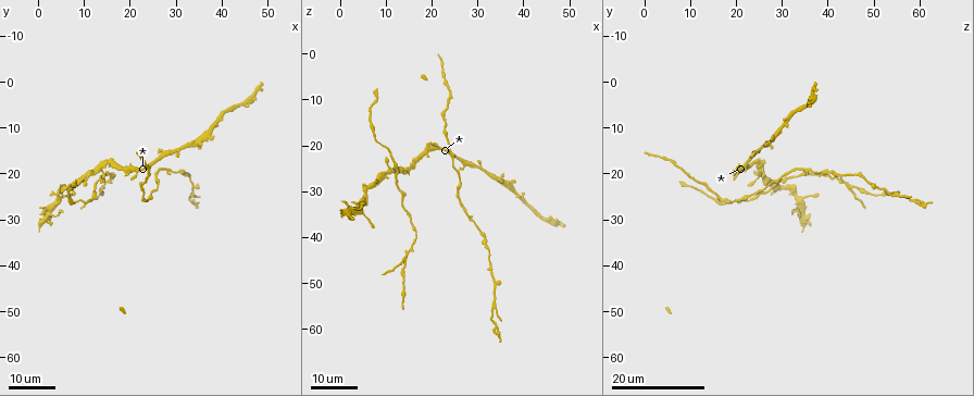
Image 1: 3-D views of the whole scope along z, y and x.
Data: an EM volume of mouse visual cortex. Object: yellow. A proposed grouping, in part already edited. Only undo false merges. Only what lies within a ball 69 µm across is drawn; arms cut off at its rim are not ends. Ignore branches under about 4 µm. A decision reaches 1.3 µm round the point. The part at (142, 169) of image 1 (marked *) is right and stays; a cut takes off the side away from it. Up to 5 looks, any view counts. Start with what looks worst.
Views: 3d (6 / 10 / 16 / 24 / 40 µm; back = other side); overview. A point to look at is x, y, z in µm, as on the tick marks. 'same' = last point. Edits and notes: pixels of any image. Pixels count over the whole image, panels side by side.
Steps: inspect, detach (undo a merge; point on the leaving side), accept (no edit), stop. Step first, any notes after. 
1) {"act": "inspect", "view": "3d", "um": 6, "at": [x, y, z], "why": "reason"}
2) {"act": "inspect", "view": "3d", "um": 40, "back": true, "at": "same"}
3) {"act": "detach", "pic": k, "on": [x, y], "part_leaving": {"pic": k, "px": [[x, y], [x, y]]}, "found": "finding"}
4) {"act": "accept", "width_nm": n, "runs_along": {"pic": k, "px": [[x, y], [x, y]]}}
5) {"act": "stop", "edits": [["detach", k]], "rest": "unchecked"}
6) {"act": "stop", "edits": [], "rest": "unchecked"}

{"act": "inspect", "view": "3d", "um": 24, "at": [14.5, 23.5, 45.0], "why": "three-way junction"}

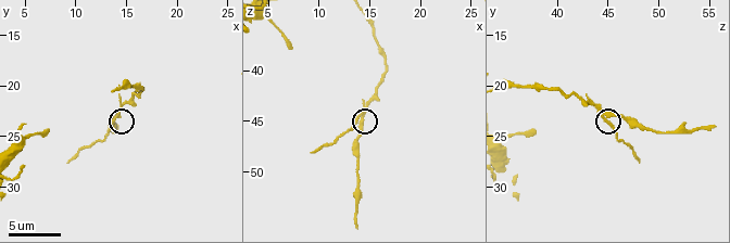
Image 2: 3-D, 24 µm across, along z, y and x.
{"act": "inspect", "view": "3d", "um": 10, "at": [13.8, 23.4, 44.8]}

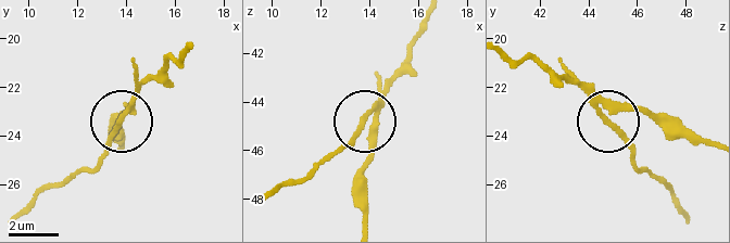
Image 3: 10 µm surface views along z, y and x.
{"act": "detach", "pic": 3, "on": [357, 132], "side_arm_um": 8, "part_leaving": {"pic": 3, "px": [[372, 109], [351, 142], [265, 191]]}, "found": "a second neuron is stuck on"}

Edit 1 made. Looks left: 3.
{"act": "inspect", "view": "3d", "um": 24, "at": [9.5, 21.5, 27.5]}

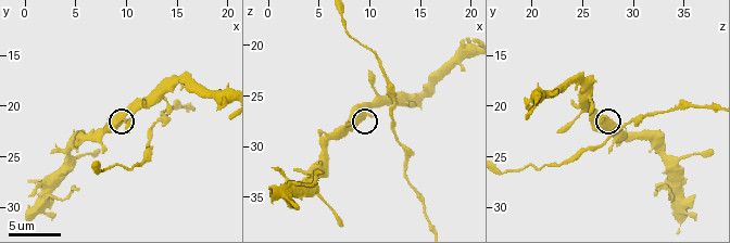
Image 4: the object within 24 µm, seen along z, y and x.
{"act": "inspect", "view": "3d", "um": 6, "at": [9.6, 21.4, 26.8]}

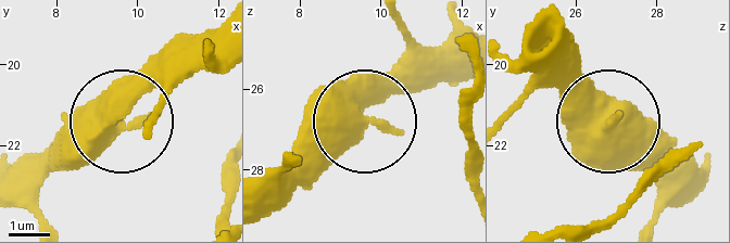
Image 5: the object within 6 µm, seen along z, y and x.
{"act": "inspect", "view": "3d", "um": 6, "back": true, "at": [9.55, 21.50, 26.90]}

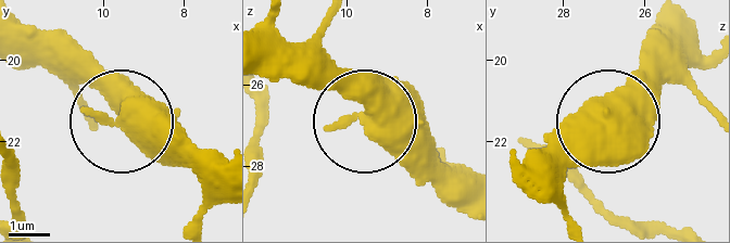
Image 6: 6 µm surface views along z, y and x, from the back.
{"act": "accept", "runs_along": {"pic": 6, "px": [[21, 21], [128, 117], [166, 125], [204, 152]]}, "found": "continuous, no second neuron"}

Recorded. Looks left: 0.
{"act": "stop", "edits": [["detach", 3]], "rest": "unchecked"}

